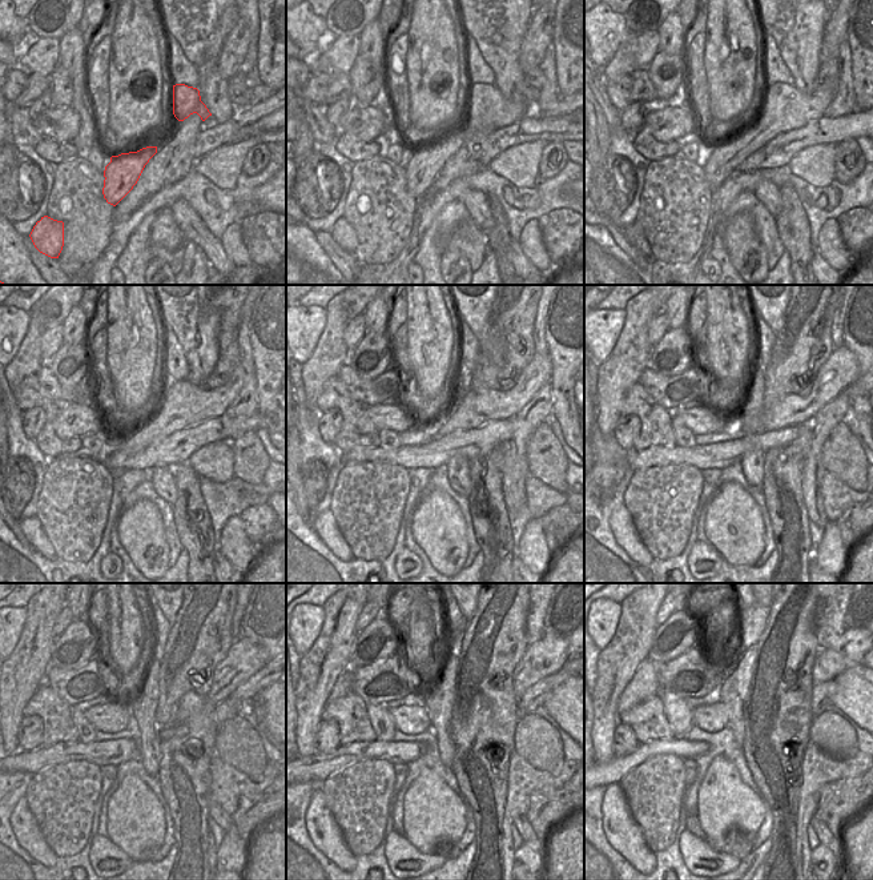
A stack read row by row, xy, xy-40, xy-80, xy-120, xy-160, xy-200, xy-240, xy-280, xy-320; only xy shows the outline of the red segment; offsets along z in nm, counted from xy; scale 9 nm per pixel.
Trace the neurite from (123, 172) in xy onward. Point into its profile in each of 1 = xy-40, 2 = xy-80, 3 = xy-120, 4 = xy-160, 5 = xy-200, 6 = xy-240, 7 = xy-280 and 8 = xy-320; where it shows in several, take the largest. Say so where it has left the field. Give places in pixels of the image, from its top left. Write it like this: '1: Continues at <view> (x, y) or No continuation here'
1: Continues at xy-40 (487, 111)
2: Continues at xy-80 (785, 108)
3: Continues at xy-120 (185, 405)
4: Continues at xy-160 (479, 406)
5: Continues at xy-200 (840, 369)
6: Continues at xy-240 (245, 658)
7: Continues at xy-280 (544, 657)
8: Continues at xy-320 (829, 663)

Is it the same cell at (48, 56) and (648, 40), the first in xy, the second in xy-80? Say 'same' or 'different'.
same

